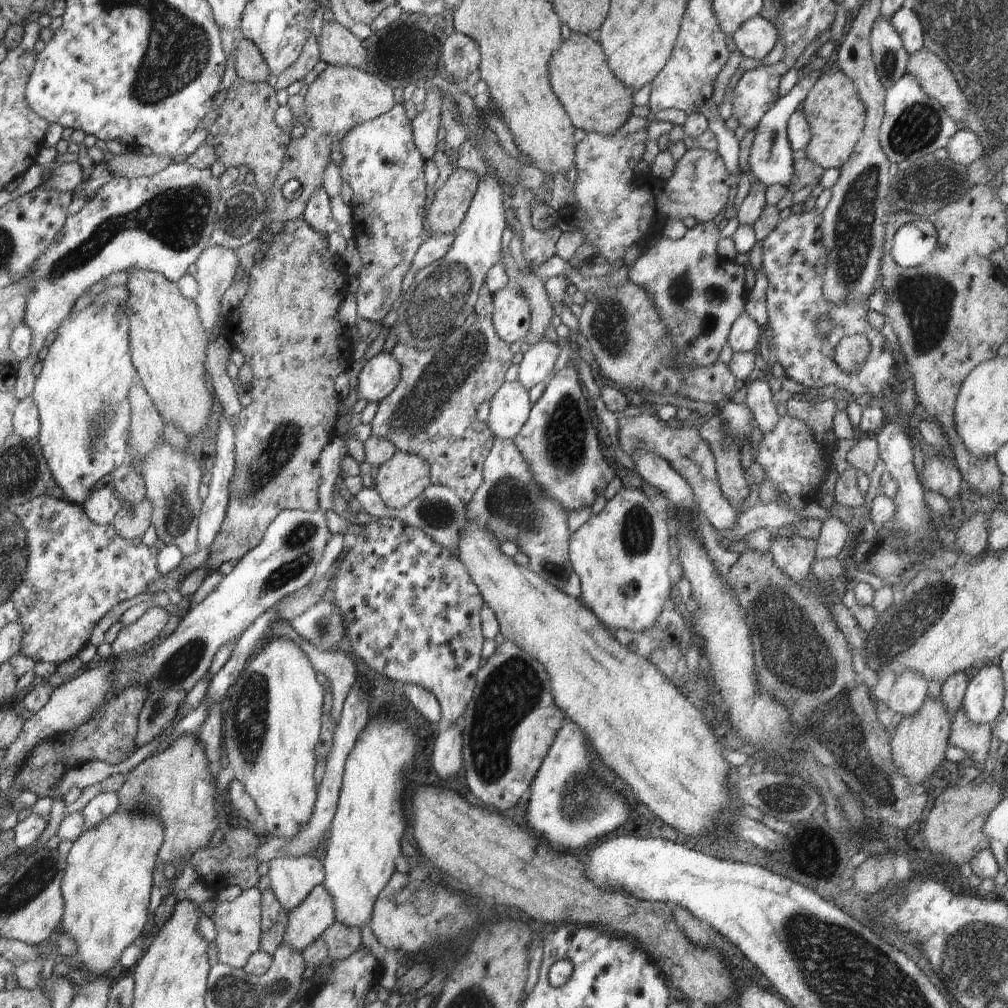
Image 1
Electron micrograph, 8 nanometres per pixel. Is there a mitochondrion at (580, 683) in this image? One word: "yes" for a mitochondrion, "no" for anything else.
no

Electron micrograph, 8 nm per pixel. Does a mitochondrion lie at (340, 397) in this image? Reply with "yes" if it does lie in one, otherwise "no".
no

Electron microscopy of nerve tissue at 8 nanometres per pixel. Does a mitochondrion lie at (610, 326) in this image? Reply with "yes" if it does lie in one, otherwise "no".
yes

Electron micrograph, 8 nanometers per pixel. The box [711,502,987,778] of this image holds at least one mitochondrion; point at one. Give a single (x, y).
(903, 631)

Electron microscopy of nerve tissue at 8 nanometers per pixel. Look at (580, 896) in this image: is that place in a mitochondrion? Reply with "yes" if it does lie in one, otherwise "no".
no

